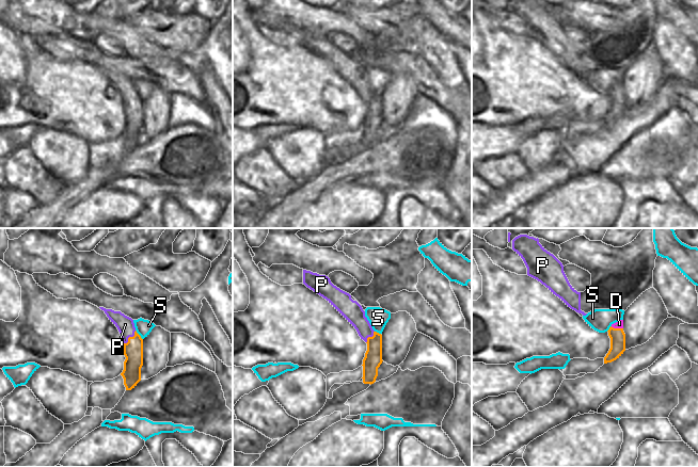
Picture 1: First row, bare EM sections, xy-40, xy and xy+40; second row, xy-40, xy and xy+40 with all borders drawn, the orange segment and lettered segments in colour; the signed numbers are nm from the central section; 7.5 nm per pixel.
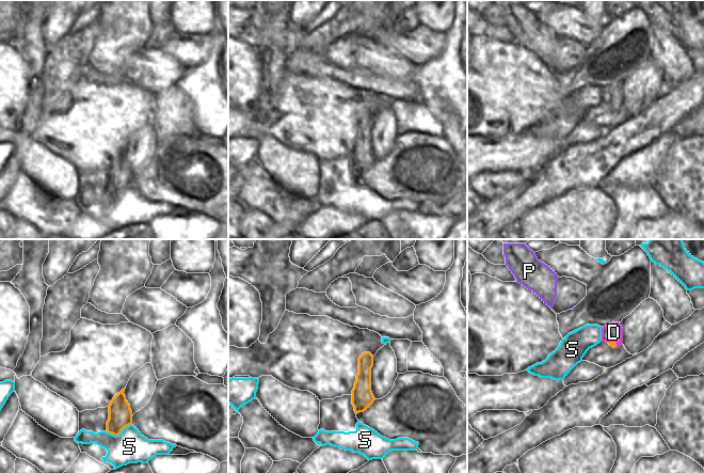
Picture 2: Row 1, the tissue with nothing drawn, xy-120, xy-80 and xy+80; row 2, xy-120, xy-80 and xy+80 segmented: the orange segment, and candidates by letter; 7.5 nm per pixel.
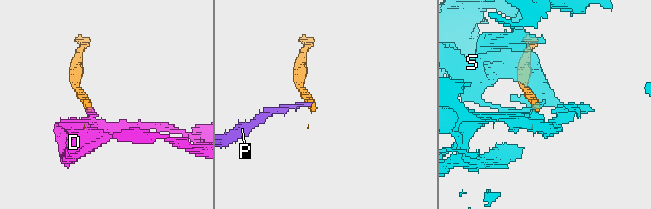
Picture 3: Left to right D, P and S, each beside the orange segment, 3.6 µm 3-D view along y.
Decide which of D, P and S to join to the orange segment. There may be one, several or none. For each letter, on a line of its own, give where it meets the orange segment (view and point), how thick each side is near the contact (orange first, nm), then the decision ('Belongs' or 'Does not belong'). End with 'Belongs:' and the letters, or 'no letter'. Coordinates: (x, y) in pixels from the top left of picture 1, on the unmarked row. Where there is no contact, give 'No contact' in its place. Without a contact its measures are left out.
D: Touches orange at xy+40 (617, 90). Thickness 120 nm (orange) against 60 nm. Does not belong
P: Touches orange at xy-40 (129, 98). Thickness 140 nm (orange) against 130 nm. Does not belong
S: Touches orange at xy-40 (139, 96). Thickness 140 nm (orange) against 120 nm. Does not belong
Belongs: no letter.

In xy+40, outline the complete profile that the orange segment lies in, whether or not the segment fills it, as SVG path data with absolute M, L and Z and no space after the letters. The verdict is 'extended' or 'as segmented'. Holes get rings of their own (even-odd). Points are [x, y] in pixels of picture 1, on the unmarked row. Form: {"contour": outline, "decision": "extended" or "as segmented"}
{"contour": "M609 88L610 110L604 118L604 125L612 124L619 119L625 112L625 95L623 90Z", "decision": "as segmented"}

